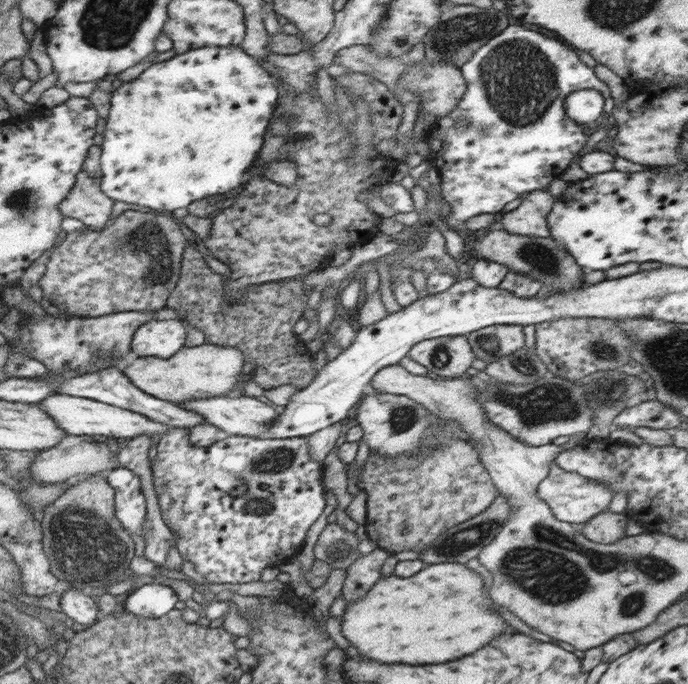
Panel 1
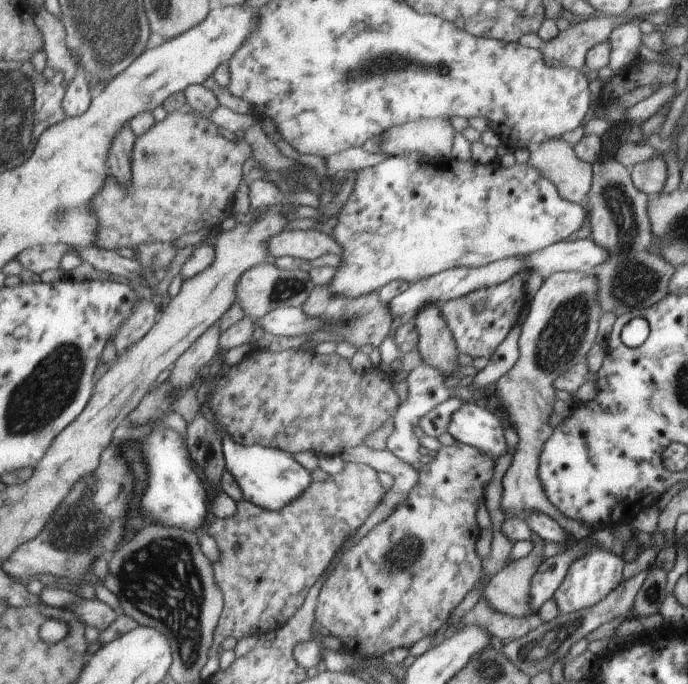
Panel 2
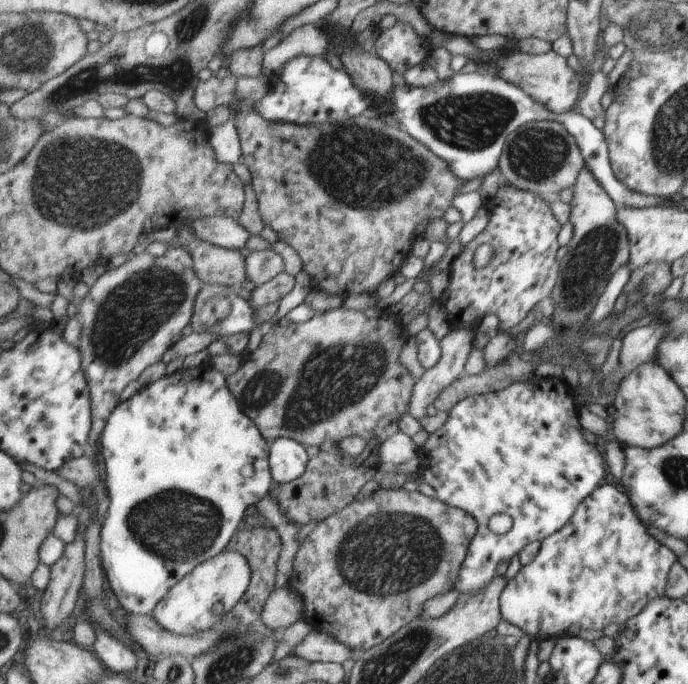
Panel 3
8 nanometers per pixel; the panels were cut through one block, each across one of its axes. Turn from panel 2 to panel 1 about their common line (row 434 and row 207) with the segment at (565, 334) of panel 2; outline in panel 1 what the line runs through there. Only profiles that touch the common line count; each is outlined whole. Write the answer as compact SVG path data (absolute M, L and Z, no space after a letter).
M547 190L528 192L515 209L498 215L497 221L508 233L547 238L550 234L546 214L553 201Z

